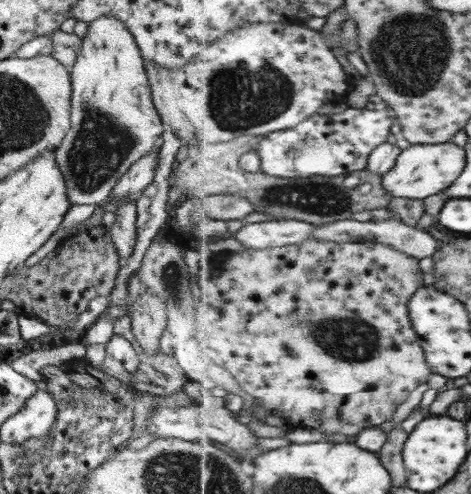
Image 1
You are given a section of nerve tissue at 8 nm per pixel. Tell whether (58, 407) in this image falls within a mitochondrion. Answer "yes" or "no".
no

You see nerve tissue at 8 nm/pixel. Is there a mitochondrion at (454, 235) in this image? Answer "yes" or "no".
no

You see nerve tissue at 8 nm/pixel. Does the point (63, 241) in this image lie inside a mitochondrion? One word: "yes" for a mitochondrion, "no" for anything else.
no

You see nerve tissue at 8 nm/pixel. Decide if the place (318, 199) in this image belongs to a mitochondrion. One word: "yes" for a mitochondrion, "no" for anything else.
yes

